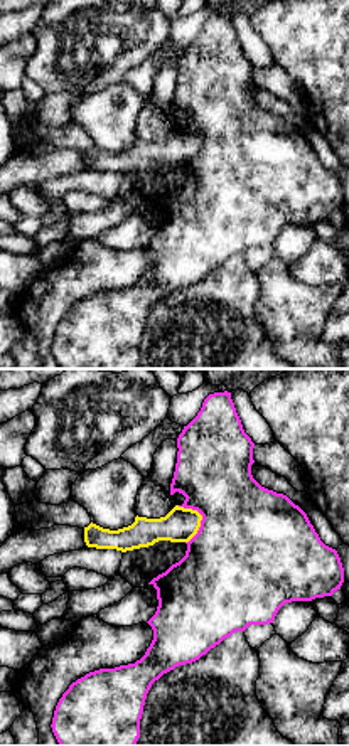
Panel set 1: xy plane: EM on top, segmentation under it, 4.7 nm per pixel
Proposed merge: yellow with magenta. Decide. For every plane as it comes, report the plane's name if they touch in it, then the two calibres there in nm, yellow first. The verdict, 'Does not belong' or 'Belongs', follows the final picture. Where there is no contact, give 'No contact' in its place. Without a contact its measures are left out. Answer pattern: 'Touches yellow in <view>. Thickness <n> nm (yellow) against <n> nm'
Touches yellow in xy. Thickness 160 nm (yellow) against 480 nm

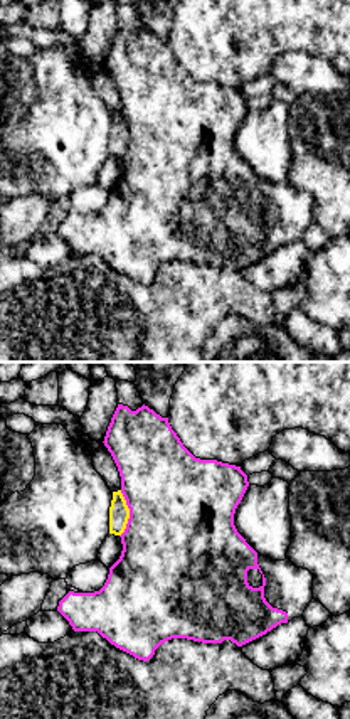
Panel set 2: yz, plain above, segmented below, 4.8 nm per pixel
Touches yellow in yz. Thickness 100 nm (yellow) against 500 nm

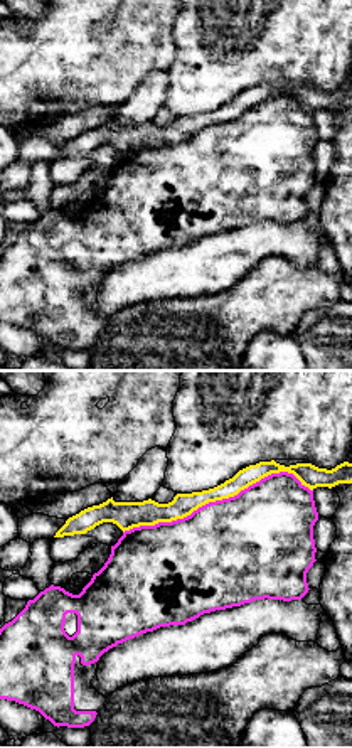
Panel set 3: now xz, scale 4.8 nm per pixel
Touches yellow in xz. Thickness 110 nm (yellow) against 480 nm

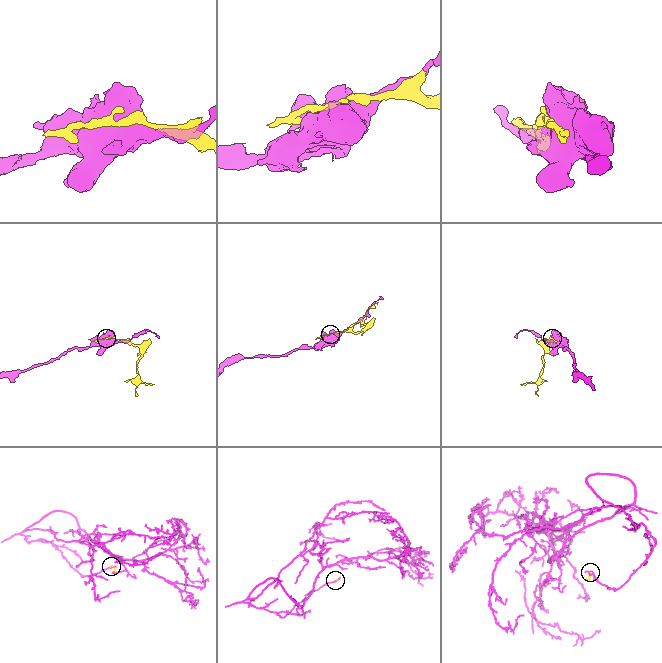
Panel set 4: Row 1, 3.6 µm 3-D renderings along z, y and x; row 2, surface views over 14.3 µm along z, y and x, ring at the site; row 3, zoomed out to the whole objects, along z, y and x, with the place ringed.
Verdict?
Does not belong

